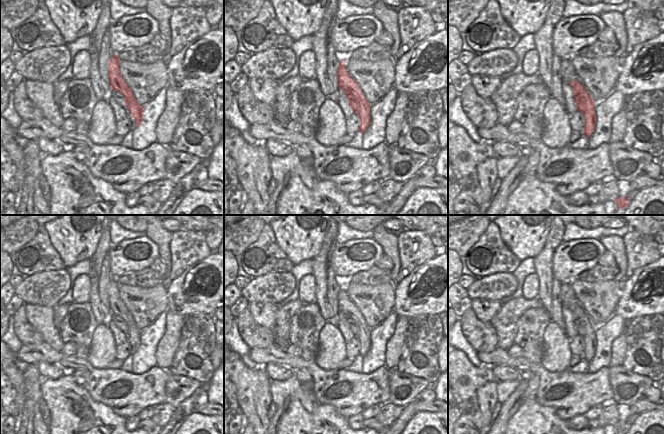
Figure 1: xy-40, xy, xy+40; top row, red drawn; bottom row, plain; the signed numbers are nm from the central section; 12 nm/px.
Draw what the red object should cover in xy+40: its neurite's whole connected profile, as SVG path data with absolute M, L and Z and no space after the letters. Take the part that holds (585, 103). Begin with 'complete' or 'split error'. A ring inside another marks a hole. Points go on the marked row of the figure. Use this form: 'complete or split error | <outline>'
complete | M574 80L570 82L570 85L574 89L574 100L577 104L577 109L582 112L585 117L583 132L589 138L593 134L595 124L597 122L597 116L595 114L595 100L579 81Z

